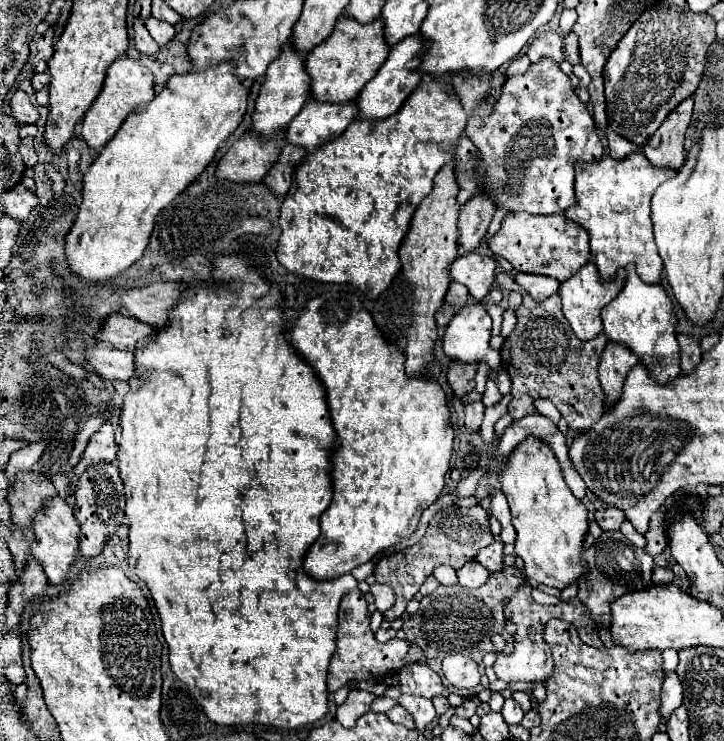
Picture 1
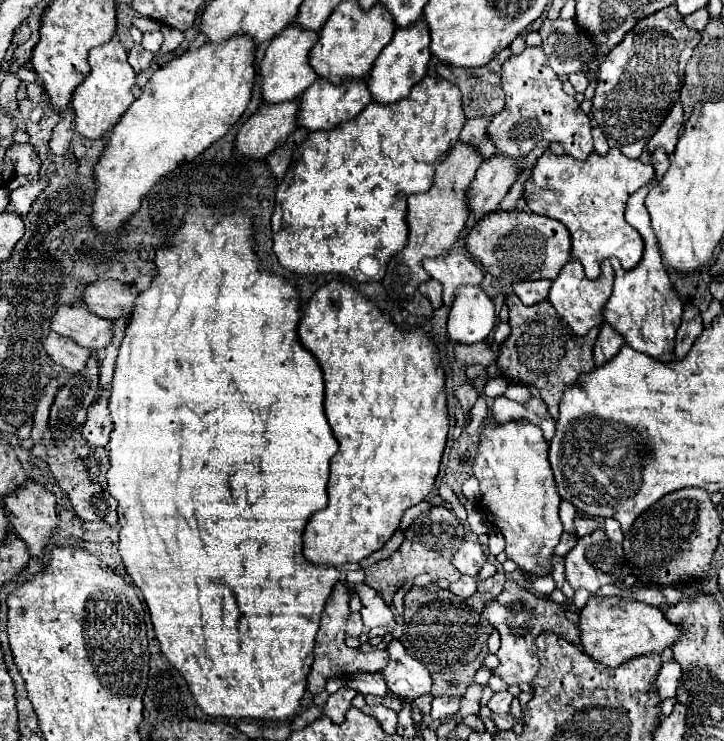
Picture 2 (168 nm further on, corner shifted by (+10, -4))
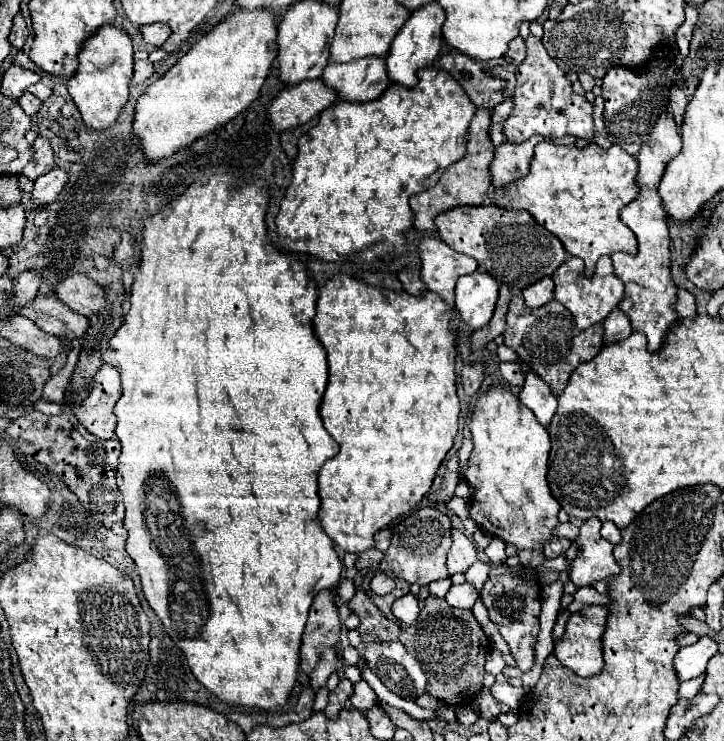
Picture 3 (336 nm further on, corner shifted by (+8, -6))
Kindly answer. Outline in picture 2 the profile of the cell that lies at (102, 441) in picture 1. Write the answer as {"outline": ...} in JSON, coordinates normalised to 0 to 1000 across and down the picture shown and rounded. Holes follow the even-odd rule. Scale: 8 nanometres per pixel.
{"outline":[[[144,526],[135,540],[122,551],[122,564],[113,575],[113,588],[124,602],[146,602],[155,583],[155,567],[149,559],[149,526]]]}

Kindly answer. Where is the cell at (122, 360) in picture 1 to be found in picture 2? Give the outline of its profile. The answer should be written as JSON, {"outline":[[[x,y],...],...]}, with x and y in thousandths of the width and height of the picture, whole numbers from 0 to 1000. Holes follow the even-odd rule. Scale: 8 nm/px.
{"outline":[[[77,448],[66,451],[66,456],[61,459],[61,470],[77,491],[88,494],[97,502],[113,502],[122,494],[124,480],[130,480],[127,472],[108,467],[99,456],[83,453]]]}

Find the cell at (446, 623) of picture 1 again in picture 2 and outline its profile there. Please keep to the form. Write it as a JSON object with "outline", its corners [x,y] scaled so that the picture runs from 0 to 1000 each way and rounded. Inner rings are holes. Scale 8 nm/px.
{"outline":[[[685,772],[682,777],[660,785],[660,796],[649,807],[630,807],[622,796],[608,794],[605,788],[591,788],[588,794],[572,794],[561,804],[558,823],[558,856],[552,866],[561,880],[583,893],[597,910],[597,939],[624,939],[638,937],[644,926],[655,920],[655,910],[663,901],[666,891],[677,883],[671,864],[680,856],[680,845],[666,834],[666,821],[685,802],[693,799],[699,788],[696,772]],[[630,920],[633,931],[622,931],[619,926]]]}

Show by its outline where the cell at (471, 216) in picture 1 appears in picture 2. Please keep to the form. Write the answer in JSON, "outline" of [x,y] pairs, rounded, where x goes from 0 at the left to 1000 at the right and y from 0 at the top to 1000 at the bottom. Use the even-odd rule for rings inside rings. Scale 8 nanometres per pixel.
{"outline":[[[746,192],[746,197],[740,197],[740,202],[729,208],[727,219],[702,219],[702,213],[691,213],[691,211],[680,211],[669,216],[644,259],[646,262],[644,275],[652,294],[663,297],[677,286],[685,286],[688,275],[702,262],[704,251],[713,246],[718,232],[740,221],[743,211],[749,211],[754,200],[757,192]]]}

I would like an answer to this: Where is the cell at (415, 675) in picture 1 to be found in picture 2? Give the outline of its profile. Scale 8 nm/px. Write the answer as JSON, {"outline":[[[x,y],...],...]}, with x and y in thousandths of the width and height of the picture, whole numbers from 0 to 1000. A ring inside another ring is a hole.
{"outline":[[[541,864],[533,877],[539,883],[539,893],[528,907],[539,934],[555,945],[572,945],[591,937],[597,918],[588,899],[564,885],[550,864]]]}

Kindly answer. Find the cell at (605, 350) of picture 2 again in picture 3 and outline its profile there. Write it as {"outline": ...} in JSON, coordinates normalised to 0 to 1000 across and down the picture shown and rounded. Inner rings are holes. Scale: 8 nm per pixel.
{"outline":[[[848,416],[840,429],[834,432],[834,456],[837,462],[851,462],[859,456],[867,456],[873,451],[870,443],[870,432],[862,421],[856,421],[856,416]]]}

